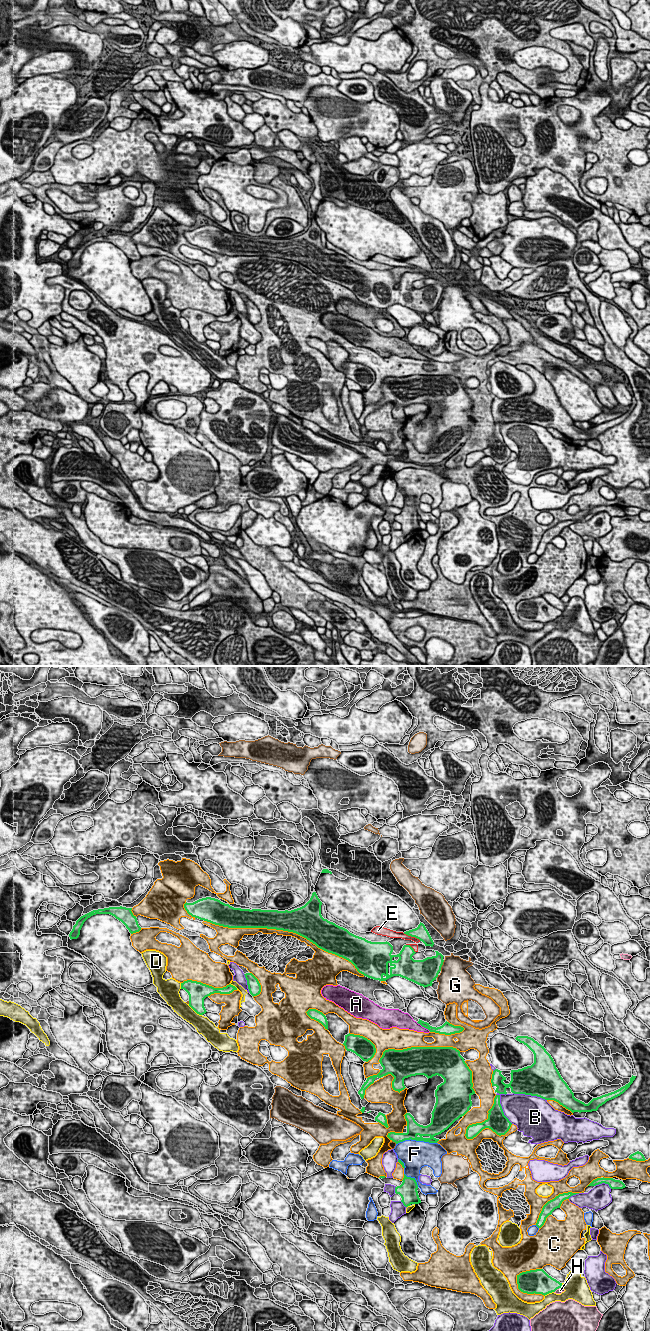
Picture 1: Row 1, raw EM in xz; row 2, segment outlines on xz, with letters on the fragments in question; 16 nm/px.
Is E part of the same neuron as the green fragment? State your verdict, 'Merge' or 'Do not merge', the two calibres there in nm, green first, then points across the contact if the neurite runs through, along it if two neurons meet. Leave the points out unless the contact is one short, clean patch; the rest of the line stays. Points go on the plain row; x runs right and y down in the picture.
Merge. Thickness 220 nm (green) against 100 nm

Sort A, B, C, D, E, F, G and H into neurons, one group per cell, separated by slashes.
A / B / C / D / E / F / G / H

